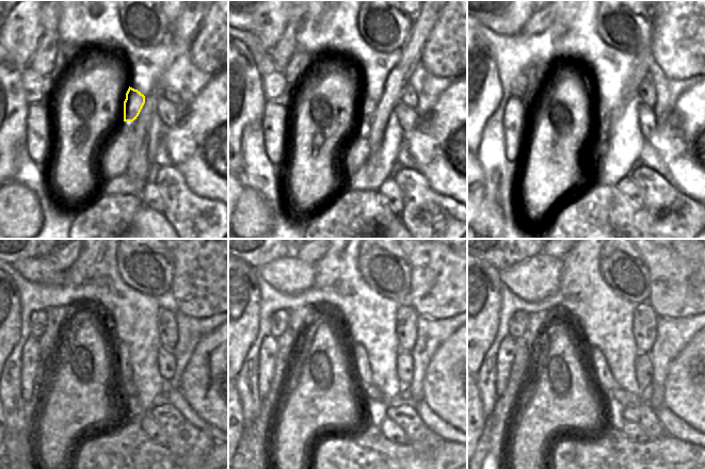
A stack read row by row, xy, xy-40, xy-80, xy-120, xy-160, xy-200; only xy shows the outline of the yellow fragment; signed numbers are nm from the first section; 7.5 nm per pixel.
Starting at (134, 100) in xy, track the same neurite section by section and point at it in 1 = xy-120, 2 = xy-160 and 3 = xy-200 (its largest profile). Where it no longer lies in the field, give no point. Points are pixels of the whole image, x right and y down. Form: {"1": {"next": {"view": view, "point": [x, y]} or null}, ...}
{"1": {"next": {"view": "xy-120", "point": [122, 354]}}, "2": {"next": {"view": "xy-160", "point": [359, 359]}}, "3": {"next": {"view": "xy-200", "point": [605, 381]}}}

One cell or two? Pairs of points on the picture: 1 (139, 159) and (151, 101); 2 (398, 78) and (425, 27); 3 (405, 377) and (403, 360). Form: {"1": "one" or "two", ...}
{"1": "one", "2": "one", "3": "one"}

